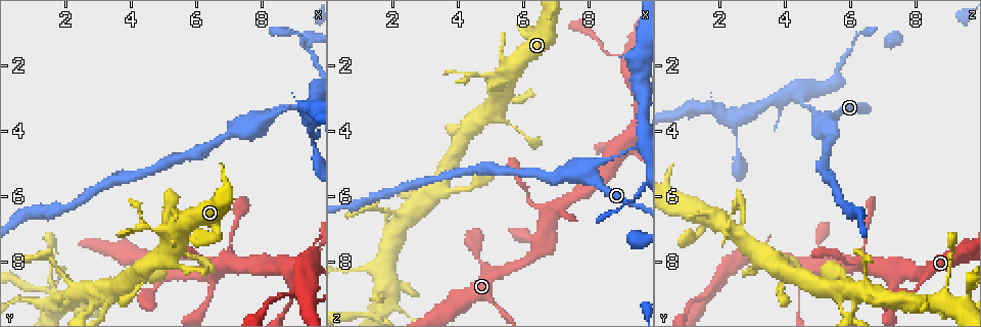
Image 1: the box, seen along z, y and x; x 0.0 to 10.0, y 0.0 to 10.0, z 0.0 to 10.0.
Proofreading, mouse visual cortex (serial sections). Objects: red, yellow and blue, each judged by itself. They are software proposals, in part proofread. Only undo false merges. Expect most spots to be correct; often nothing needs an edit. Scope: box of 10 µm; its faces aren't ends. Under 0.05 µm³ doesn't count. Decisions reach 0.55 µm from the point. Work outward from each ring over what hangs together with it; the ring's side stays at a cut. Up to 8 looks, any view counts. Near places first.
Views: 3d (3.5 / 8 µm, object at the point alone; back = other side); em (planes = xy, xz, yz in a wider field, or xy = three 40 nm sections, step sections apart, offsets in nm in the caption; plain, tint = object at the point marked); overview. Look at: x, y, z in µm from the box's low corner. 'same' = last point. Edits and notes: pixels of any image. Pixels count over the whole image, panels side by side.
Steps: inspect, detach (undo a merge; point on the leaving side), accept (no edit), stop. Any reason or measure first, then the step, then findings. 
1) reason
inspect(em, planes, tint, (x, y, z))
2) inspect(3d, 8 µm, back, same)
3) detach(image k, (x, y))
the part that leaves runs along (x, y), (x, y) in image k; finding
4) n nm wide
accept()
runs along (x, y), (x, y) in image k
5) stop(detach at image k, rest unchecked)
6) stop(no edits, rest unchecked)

three-way junction
inspect(3d, 3.5 µm, (7.95, 3.60, 5.35))

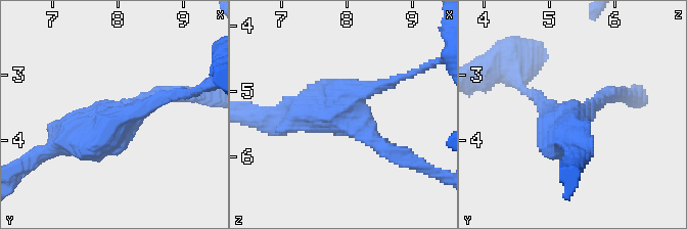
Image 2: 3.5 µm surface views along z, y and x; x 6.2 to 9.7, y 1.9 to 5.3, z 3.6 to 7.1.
3 arms; arms of 200, 250, 450 nm; now the EM
inspect(em, xy, step 1, tint, (7.95, 3.65, 5.35))

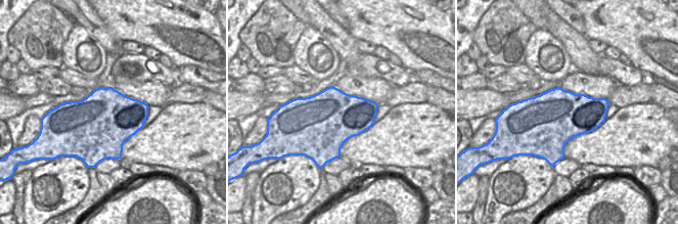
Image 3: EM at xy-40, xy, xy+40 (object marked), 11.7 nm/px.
detach(image 2, (394, 81))
the part that leaves runs along (362, 92), (443, 61) in image 2; two cells meet here

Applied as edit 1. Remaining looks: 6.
inspect(overview)

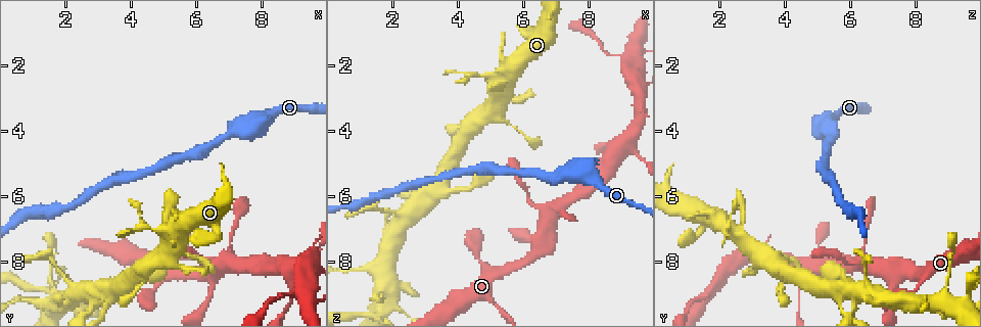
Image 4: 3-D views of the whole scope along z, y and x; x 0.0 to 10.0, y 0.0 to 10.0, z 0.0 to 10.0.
narrows sharply
inspect(em, xy, step 5, tint, (4.70, 7.00, 2.35))

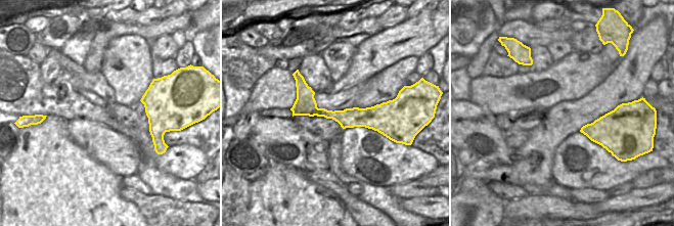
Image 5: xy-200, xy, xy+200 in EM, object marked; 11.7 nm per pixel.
wider look
inspect(3d, 3.5 µm, same)

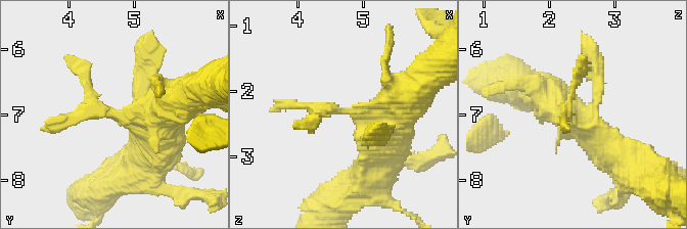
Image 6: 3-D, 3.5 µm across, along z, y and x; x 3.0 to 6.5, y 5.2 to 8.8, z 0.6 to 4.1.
accept()
runs along (173, 109), (163, 123), (94, 109), (78, 65) in image 6; one cell here

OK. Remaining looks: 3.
thin neck
inspect(3d, 3.5 µm, (9.35, 8.85, 1.80))

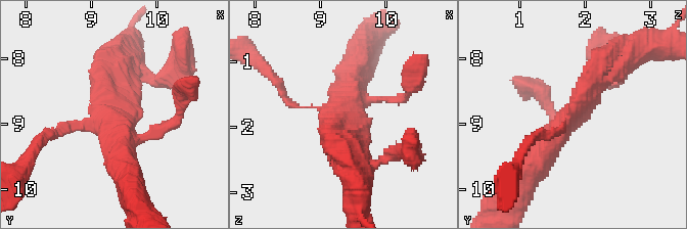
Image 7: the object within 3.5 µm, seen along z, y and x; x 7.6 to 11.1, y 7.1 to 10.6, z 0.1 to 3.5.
now the EM
inspect(em, xy, step 3, tint, (9.30, 8.90, 1.80))

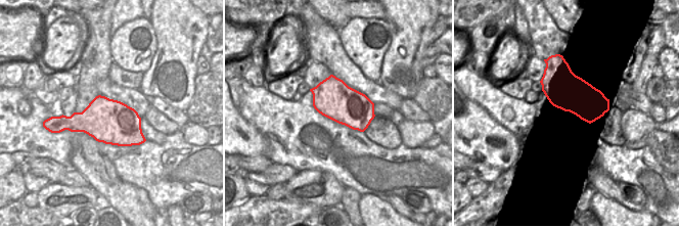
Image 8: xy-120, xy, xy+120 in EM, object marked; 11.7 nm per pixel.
accept()
runs along (615, 64), (584, 95), (529, 171) in image 7; continuous, no second cell

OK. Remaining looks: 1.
stop(detach at image 2, rest unchecked)

